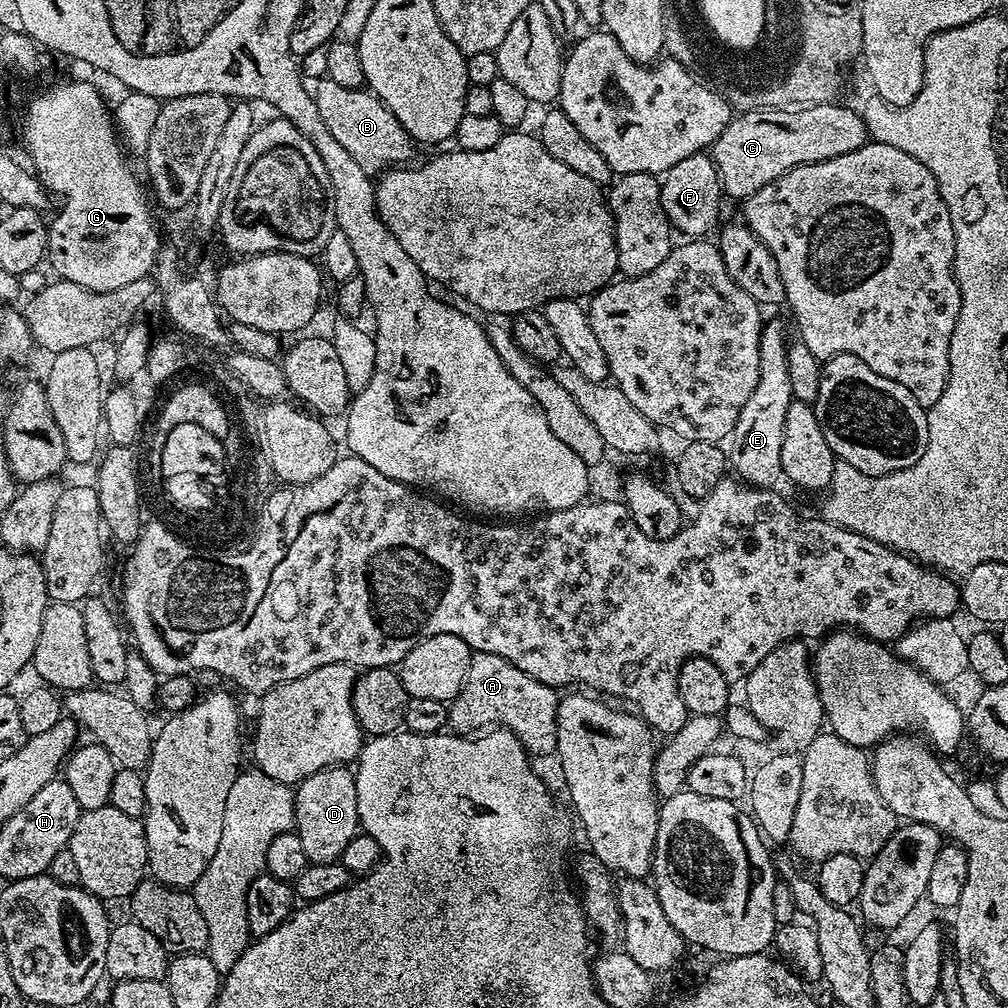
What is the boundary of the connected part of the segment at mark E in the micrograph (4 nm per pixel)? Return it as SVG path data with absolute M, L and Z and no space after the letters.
M772 320L760 330L760 357L758 358L758 386L754 394L742 406L738 422L726 444L728 468L745 484L757 488L772 488L782 473L782 430L786 422L786 410L792 405L790 373L786 371L786 354L790 337L780 320Z

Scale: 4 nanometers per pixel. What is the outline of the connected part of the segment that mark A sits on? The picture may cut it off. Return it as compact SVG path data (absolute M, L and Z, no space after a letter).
M473 652L466 682L448 704L448 718L453 733L471 733L472 724L499 726L515 734L529 753L552 754L556 751L556 719L560 702L557 689L530 678L530 674L522 674L514 662L498 658L498 654Z

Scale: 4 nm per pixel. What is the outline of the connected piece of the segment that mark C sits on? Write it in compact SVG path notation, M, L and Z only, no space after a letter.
M840 102L793 108L756 106L733 115L726 130L712 143L710 155L718 170L723 195L743 202L762 190L762 186L774 182L774 178L798 166L850 154L850 150L858 150L869 140L863 115L857 109L855 112L843 108Z

